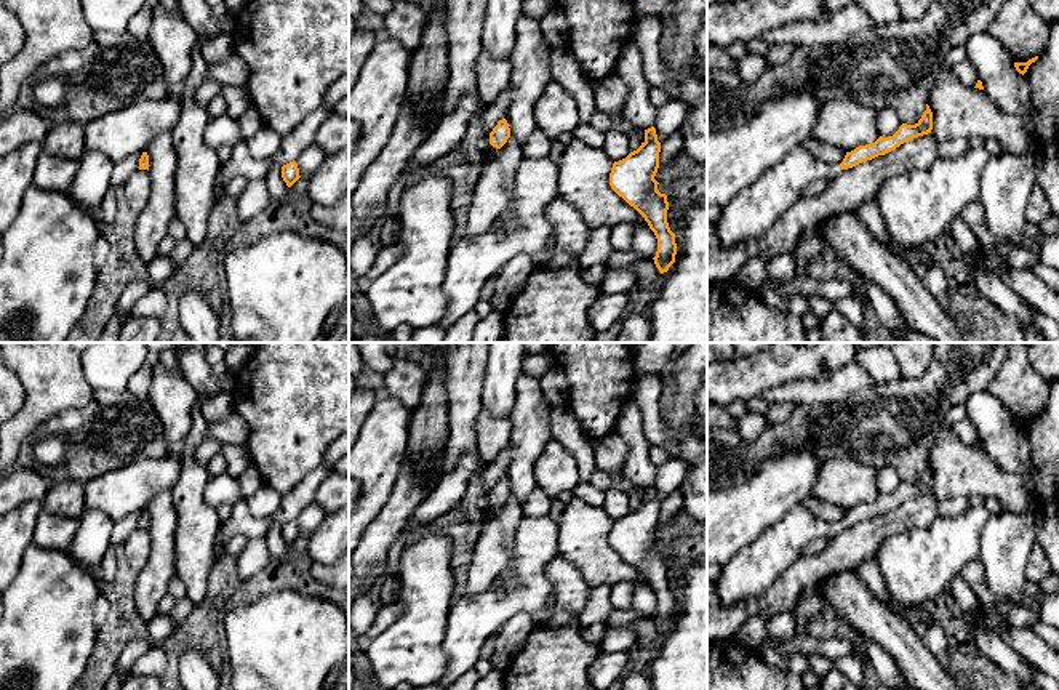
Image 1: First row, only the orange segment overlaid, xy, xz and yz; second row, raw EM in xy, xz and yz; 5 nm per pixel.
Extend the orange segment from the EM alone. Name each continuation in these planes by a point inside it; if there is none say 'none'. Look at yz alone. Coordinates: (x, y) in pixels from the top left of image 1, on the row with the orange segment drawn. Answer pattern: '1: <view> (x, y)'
1: yz (752, 212)

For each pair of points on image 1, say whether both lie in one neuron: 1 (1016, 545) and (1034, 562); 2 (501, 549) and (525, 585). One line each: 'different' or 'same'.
1: different
2: different

